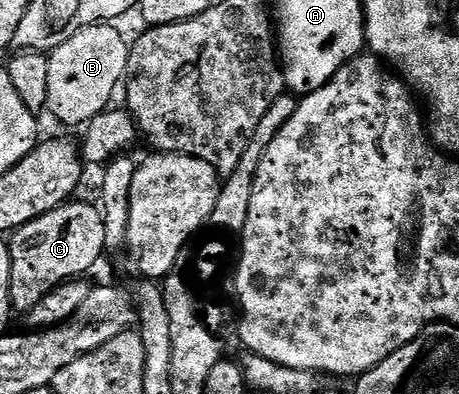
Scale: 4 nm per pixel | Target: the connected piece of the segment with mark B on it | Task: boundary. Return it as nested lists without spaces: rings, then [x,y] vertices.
[[[112,23],[92,24],[48,53],[47,112],[65,124],[84,126],[110,107],[113,91],[125,79],[130,45]]]

